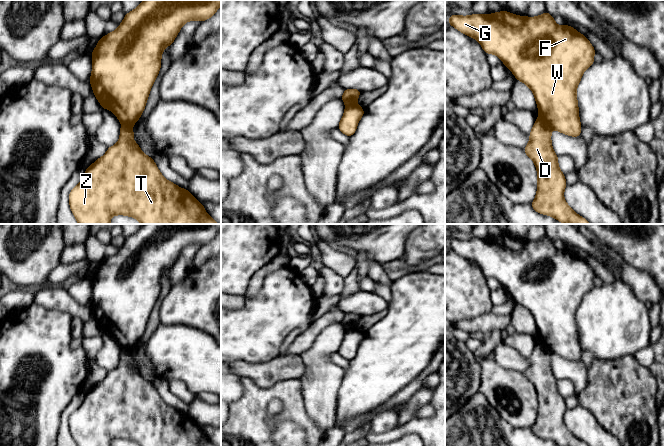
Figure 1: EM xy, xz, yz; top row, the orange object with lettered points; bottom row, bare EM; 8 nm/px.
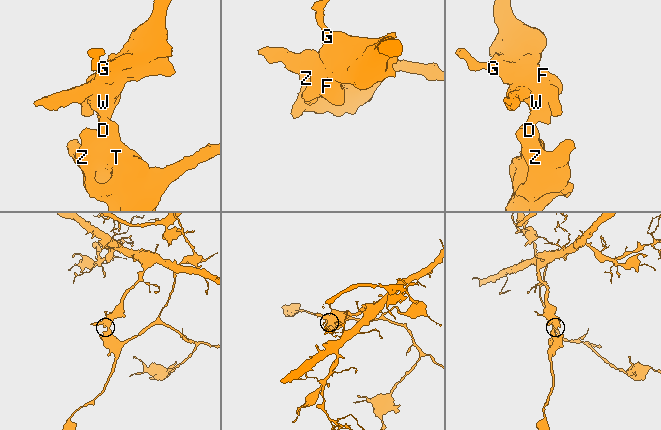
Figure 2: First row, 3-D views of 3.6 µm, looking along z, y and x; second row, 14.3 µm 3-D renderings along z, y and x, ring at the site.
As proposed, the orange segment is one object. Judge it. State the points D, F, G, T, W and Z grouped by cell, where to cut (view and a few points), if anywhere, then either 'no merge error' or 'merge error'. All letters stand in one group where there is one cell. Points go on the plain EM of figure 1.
D T Z / F G W; cut in yz along (538, 340), (552, 352); merge error

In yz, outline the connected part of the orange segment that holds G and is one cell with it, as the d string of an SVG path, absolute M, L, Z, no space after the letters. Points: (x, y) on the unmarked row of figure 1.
M507 235L489 239L454 238L448 242L448 246L458 255L476 263L486 278L498 280L516 303L532 314L538 341L563 358L581 360L576 313L584 295L595 287L596 276L585 259L571 250L558 250L548 236L538 241L517 240Z

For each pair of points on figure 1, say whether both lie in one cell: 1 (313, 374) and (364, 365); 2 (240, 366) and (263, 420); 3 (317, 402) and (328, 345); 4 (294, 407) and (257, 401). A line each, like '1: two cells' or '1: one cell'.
1: two cells
2: two cells
3: one cell
4: one cell

